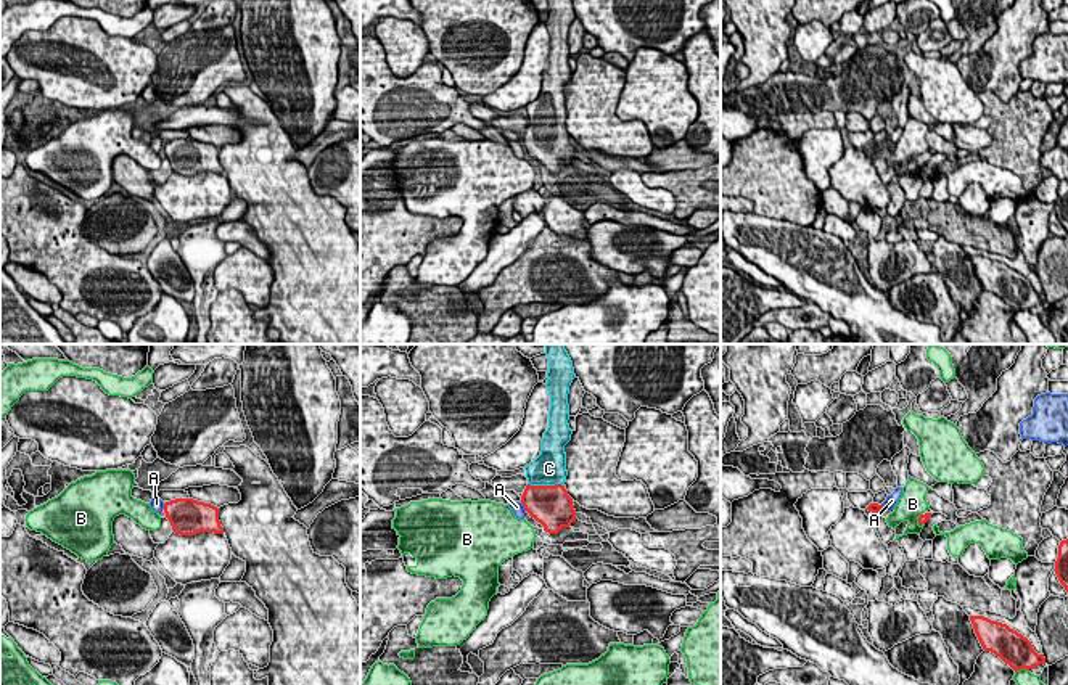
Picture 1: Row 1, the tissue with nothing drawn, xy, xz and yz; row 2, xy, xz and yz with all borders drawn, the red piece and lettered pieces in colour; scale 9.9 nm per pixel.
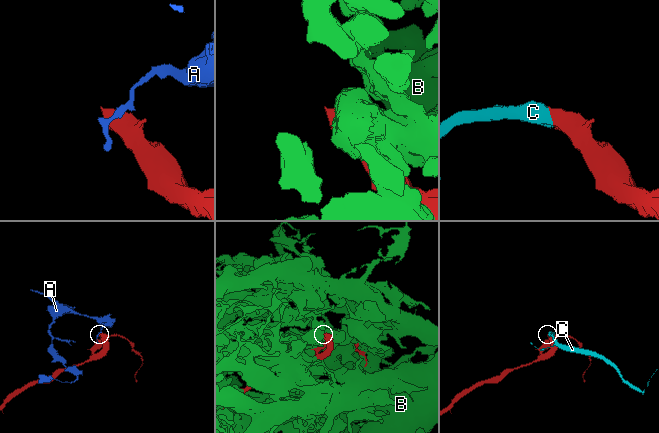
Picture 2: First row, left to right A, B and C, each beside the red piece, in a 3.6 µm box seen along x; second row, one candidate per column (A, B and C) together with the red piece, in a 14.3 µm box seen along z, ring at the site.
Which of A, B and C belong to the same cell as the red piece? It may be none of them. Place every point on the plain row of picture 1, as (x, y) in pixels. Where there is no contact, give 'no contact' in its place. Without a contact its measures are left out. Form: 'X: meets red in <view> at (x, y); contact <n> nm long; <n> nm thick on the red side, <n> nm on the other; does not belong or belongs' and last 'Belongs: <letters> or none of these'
A: meets red in xz at (523, 145); contact 120 nm long; 380 nm thick on the red side, 120 nm on the other; does not belong
B: meets red in yz at (1022, 307); contact 150 nm long; 320 nm thick on the red side, 220 nm on the other; does not belong
C: meets red in xz at (546, 126); contact 360 nm long; 420 nm thick on the red side, 340 nm on the other; belongs
Belongs: C

